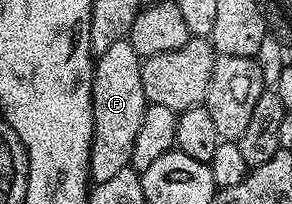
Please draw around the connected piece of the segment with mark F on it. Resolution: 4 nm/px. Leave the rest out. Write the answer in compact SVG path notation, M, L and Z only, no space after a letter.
M129 39L115 42L97 53L92 78L92 118L94 133L90 143L90 179L94 184L108 182L119 170L130 167L132 146L144 119L146 95L142 85L143 57L136 54Z

